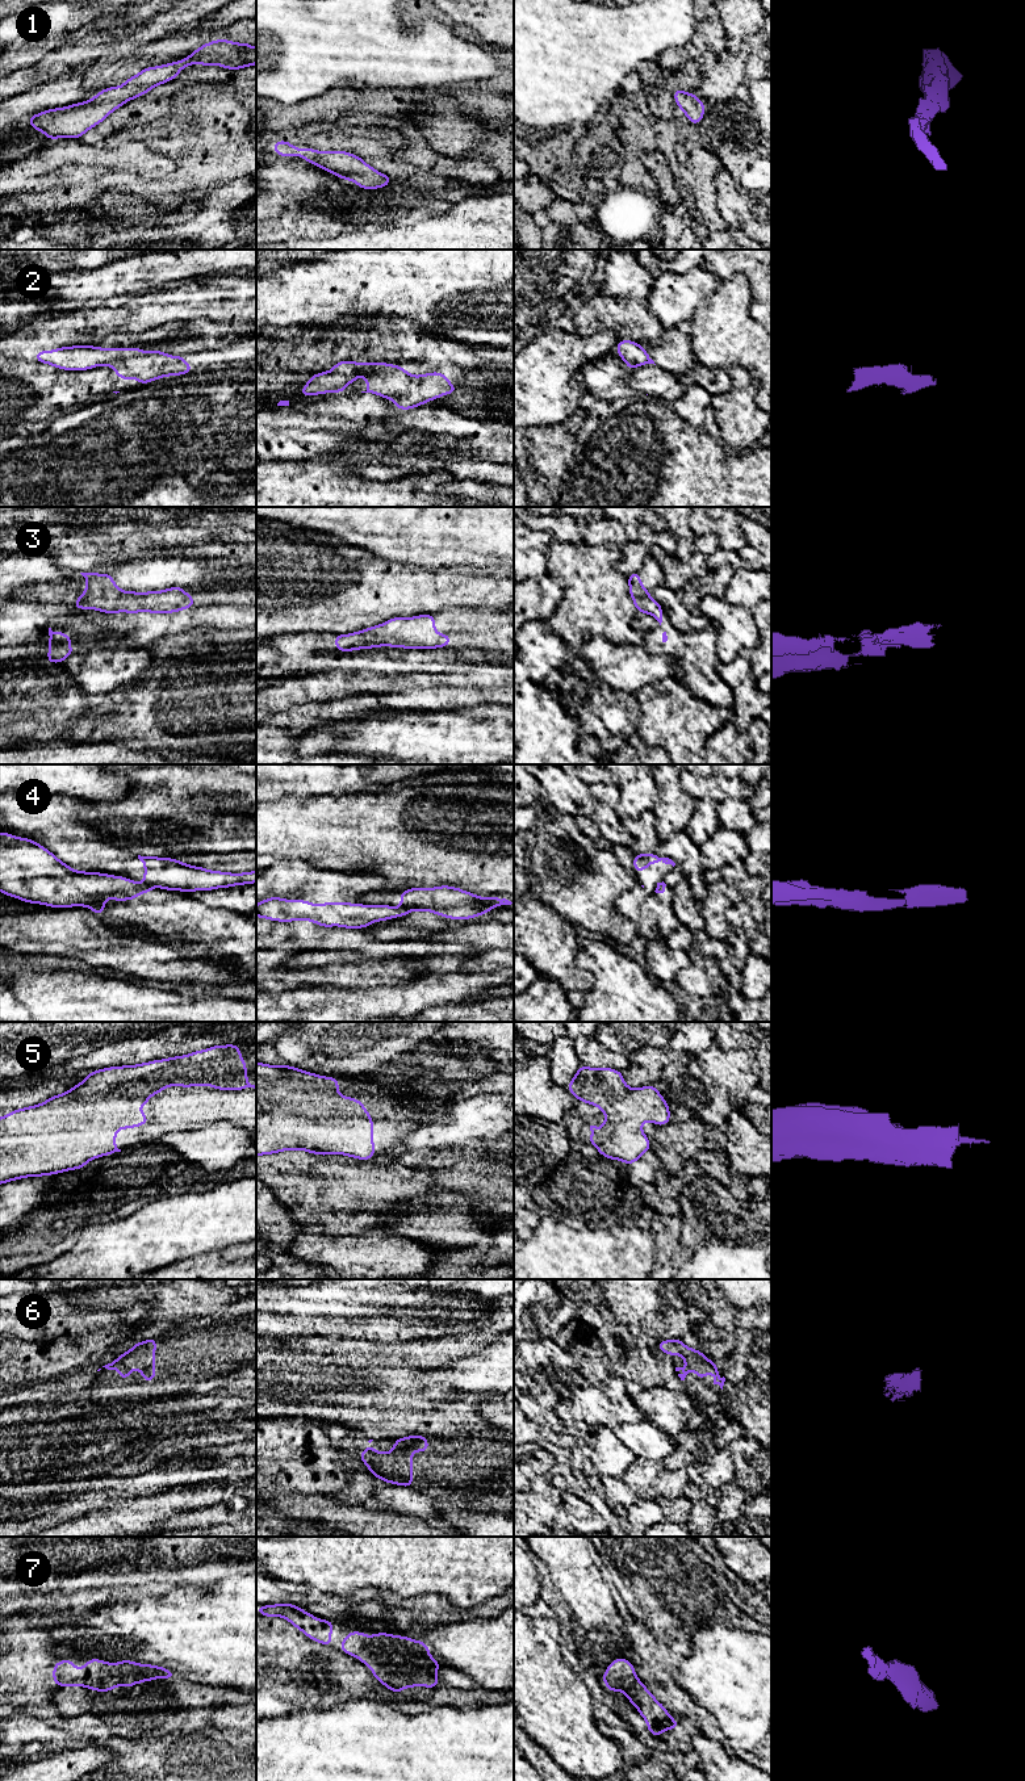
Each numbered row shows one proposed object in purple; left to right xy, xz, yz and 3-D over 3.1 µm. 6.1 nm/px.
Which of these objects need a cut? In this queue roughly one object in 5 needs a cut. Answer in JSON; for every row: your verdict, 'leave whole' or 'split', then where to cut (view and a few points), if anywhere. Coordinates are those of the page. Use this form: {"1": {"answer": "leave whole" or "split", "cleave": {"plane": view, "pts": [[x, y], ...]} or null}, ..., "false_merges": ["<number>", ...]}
{"1": {"answer": "leave whole", "cleave": null}, "2": {"answer": "split", "cleave": {"plane": "xy", "pts": [[142, 352], [103, 364]]}}, "3": {"answer": "leave whole", "cleave": null}, "4": {"answer": "split", "cleave": {"plane": "xy", "pts": [[142, 883], [150, 887]]}}, "5": {"answer": "leave whole", "cleave": null}, "6": {"answer": "leave whole", "cleave": null}, "7": {"answer": "leave whole", "cleave": null}, "false_merges": ["2", "4"]}

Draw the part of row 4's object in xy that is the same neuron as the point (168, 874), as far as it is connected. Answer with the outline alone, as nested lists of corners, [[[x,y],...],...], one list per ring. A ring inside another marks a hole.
[[[141,856],[145,864],[143,885],[167,890],[212,890],[256,883],[256,871],[230,873],[189,866],[177,859]]]

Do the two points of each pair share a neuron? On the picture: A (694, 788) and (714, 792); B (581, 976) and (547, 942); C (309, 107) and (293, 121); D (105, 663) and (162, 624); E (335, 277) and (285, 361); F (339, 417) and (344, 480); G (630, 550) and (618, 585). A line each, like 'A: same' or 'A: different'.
A: same
B: same
C: same
D: different
E: different
F: different
G: different

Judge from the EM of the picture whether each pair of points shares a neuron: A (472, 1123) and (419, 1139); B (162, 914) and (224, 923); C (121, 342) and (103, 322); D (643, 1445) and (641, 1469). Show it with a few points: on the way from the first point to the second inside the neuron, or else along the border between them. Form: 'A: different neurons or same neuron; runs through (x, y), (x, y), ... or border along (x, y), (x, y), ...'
A: same neuron; runs through (459, 1123), (432, 1139)
B: same neuron; runs through (178, 918), (208, 923)
C: different neurons; border along (146, 330), (138, 334), (108, 334), (105, 336)
D: different neurons; border along (635, 1457), (661, 1462)

